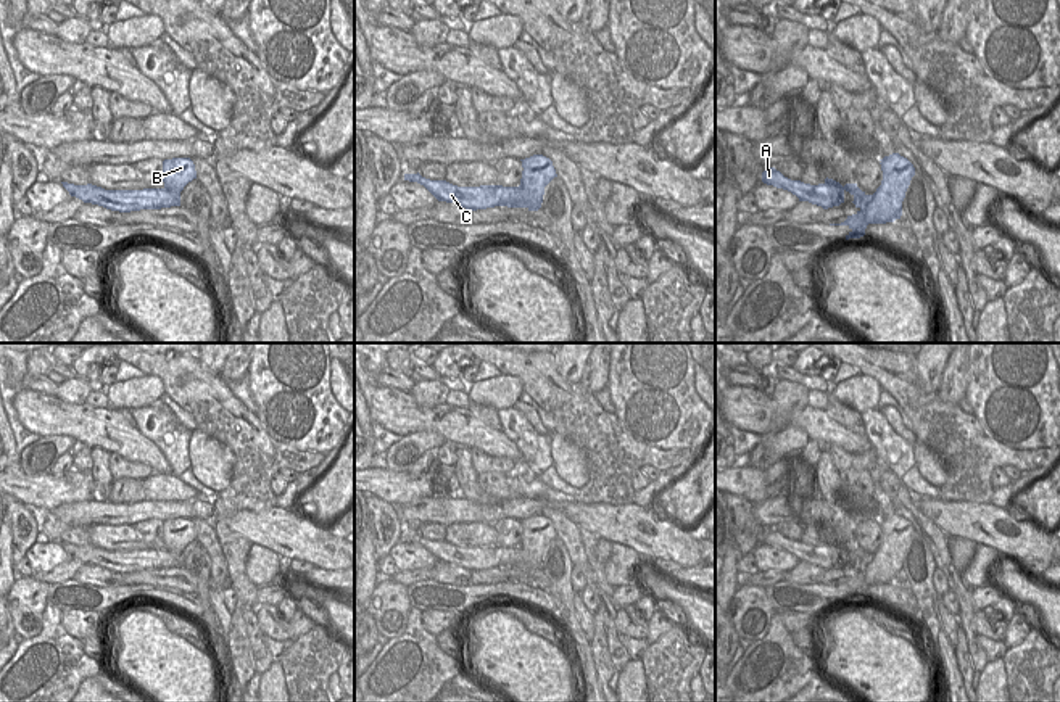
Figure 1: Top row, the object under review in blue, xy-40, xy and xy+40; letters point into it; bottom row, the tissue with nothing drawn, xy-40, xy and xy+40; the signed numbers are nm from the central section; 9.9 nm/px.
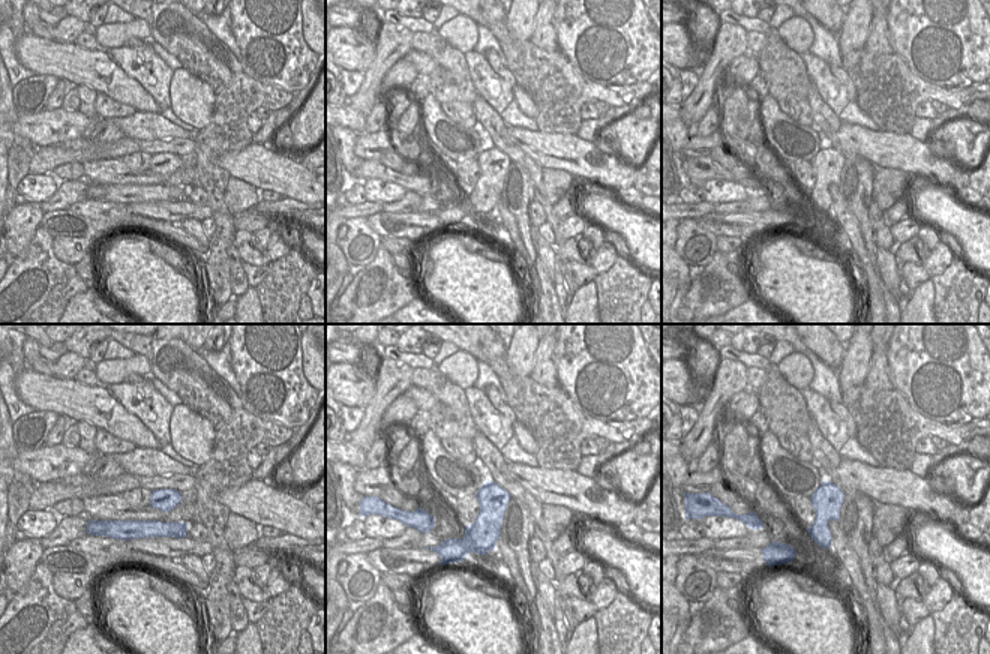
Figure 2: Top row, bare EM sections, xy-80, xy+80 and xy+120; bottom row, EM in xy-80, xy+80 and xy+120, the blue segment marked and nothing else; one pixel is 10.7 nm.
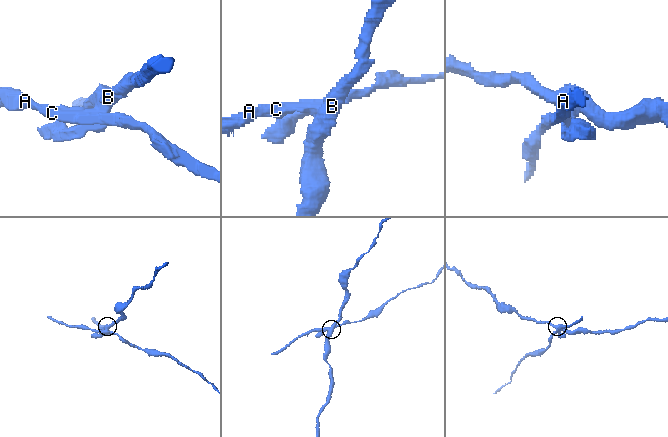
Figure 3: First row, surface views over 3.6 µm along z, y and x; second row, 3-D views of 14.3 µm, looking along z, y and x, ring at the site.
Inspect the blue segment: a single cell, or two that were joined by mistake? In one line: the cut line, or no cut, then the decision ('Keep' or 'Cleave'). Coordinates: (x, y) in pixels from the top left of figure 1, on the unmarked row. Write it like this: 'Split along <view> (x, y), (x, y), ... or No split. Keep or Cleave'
Split along xy (529, 553), (524, 562), (508, 567). Cleave

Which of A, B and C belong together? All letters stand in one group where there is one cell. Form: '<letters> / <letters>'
A C / B

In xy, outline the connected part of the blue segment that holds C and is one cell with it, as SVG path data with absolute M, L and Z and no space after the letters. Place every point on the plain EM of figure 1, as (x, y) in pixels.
M404 535L404 541L424 546L438 562L454 564L469 572L511 567L528 562L528 552L519 547L480 546L458 547L446 541L430 541L417 535Z

